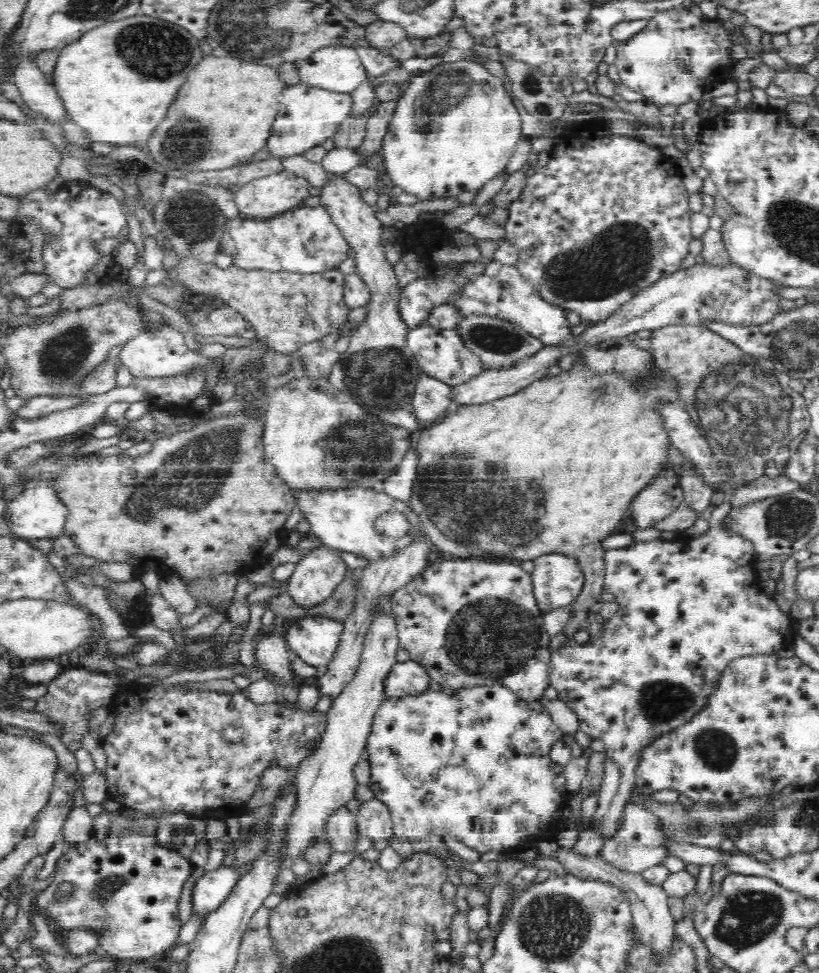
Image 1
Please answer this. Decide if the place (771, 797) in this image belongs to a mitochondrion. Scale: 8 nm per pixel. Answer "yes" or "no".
no

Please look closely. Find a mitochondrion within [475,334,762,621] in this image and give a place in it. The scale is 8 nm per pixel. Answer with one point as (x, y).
(610, 351)

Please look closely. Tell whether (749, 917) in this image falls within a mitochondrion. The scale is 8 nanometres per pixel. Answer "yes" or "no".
yes

